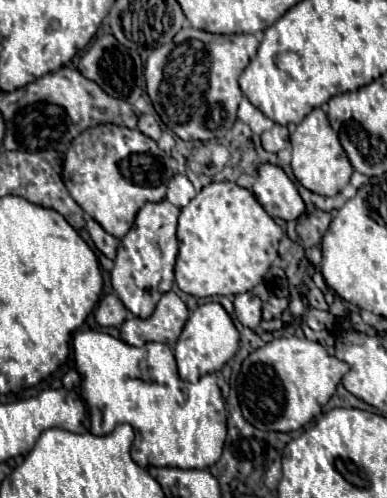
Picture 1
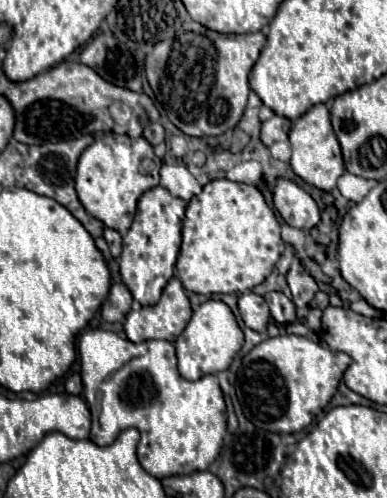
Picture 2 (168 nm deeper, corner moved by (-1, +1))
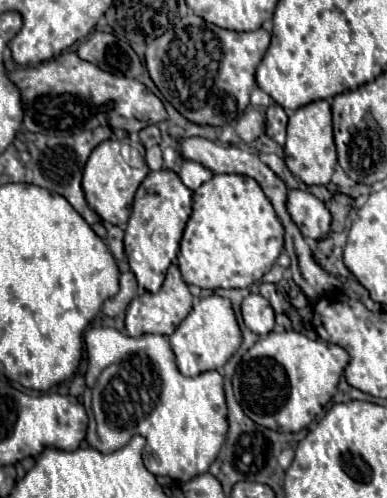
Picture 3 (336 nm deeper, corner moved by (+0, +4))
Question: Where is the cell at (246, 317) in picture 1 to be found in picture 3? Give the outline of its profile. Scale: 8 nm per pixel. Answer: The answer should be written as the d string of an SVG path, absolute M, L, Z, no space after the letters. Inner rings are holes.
M249 294L241 304L241 314L245 326L259 336L269 334L275 326L275 312L261 294Z

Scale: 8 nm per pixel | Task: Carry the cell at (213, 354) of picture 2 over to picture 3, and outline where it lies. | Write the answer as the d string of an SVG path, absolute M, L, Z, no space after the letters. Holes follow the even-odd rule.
M207 296L195 302L189 316L179 324L179 328L169 336L171 350L175 352L177 368L183 376L197 376L207 370L217 370L225 366L225 362L237 352L241 346L242 334L235 320L235 312L231 308L229 298Z

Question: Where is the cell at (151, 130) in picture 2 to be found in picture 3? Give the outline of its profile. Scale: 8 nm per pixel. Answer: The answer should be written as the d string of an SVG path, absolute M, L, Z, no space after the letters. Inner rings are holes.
M151 124L151 126L145 126L141 132L139 132L139 138L143 142L145 148L151 148L155 144L161 142L161 132L159 132L159 126L157 124Z

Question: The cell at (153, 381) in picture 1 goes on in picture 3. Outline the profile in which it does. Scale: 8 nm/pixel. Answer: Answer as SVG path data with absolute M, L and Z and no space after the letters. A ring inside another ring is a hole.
M92 326L85 332L85 348L89 358L89 366L85 372L85 376L89 376L89 388L93 388L95 384L95 376L103 372L93 388L93 414L97 420L97 433L96 421L94 418L89 418L87 440L90 446L100 452L113 452L117 448L123 448L129 442L129 436L139 432L141 436L147 438L143 450L145 468L149 468L149 472L153 472L155 476L169 476L173 480L185 482L191 480L193 474L207 472L211 462L217 458L227 434L227 406L225 406L221 374L203 372L196 377L183 376L177 370L169 338L161 334L144 334L133 338L123 336L115 328Z

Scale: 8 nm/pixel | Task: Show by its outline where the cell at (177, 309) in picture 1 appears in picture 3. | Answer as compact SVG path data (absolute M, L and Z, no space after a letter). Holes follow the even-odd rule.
M175 264L169 266L167 278L157 294L145 292L137 296L129 308L127 308L127 318L125 318L125 328L129 336L141 336L141 334L163 334L171 336L173 330L181 324L181 320L191 312L193 308L193 296L189 292L189 286L183 282L181 272Z

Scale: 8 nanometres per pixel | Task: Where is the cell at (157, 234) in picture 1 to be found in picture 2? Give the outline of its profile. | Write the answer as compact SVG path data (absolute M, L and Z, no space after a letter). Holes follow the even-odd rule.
M162 185L152 187L138 199L134 223L124 237L124 247L120 255L120 277L140 305L158 303L164 285L174 275L174 265L182 243L184 211L186 201L172 197L170 191L164 189Z

